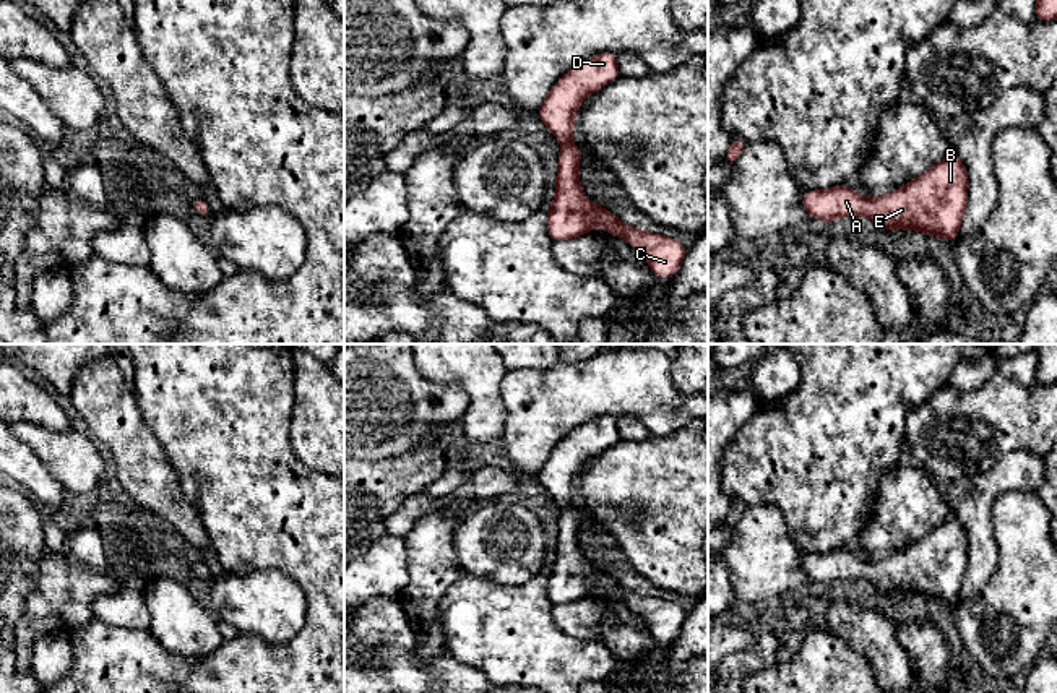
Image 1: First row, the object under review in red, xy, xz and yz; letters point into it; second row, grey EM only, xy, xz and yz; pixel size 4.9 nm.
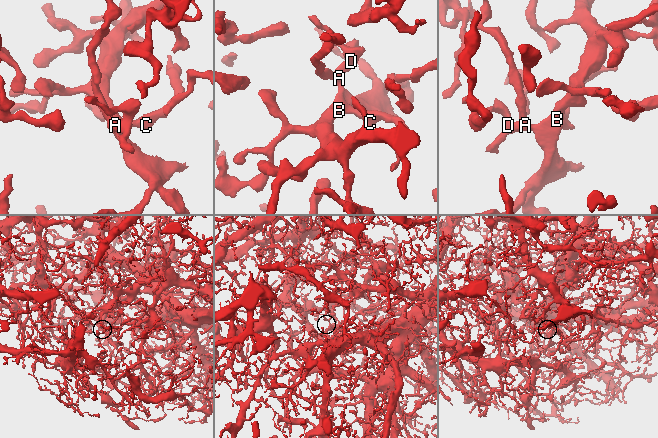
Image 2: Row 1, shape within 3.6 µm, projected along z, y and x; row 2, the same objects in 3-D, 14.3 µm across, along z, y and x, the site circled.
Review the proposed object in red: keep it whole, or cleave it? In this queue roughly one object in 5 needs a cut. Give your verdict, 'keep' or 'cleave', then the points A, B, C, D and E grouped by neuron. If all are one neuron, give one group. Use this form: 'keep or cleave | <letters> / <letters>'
keep | A B C D E

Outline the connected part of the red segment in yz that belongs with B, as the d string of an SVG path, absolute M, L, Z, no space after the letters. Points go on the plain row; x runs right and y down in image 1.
M950 513L943 524L887 560L862 562L852 550L839 549L804 555L802 570L812 583L833 588L838 581L864 578L883 594L916 592L951 607L968 568L968 545L963 524Z

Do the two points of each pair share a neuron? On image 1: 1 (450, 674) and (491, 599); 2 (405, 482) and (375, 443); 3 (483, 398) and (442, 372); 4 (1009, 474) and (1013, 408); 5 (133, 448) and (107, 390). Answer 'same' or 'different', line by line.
1: different
2: different
3: same
4: different
5: same

